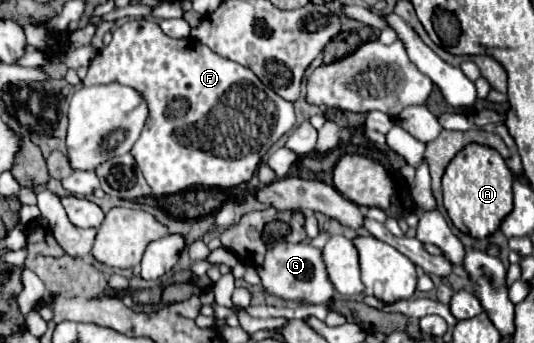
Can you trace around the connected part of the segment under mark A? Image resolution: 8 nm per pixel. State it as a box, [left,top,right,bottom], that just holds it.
[443,144,513,240]

